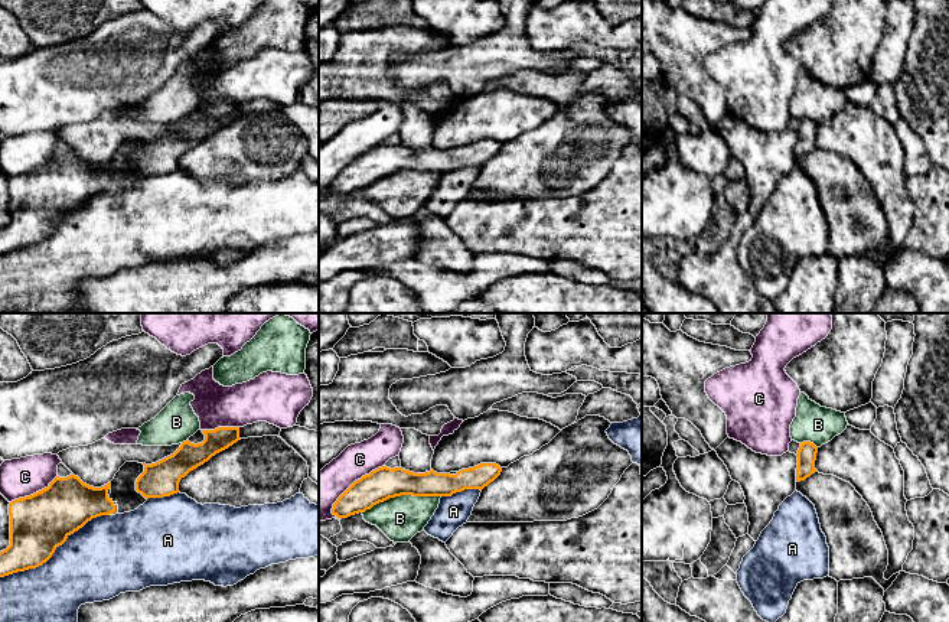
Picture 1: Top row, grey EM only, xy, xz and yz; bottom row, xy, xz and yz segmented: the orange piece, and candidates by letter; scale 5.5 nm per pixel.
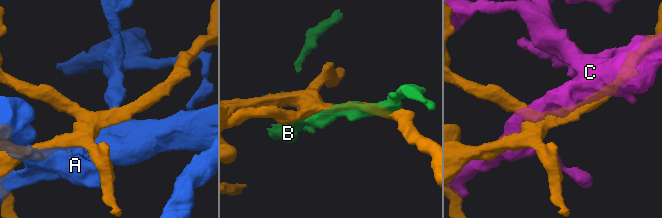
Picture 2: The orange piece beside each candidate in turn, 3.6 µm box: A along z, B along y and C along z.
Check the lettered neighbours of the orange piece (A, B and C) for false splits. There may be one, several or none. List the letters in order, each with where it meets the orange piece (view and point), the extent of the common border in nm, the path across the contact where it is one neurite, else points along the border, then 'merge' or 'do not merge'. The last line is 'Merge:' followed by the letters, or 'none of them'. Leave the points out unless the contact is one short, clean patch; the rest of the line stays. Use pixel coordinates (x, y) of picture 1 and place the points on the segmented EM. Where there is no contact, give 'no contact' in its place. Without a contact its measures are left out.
A: xy (54, 552) | 700 nm | do not merge
B: xz (401, 494) | 460 nm | do not merge
C: xz (354, 482) | 400 nm | do not merge
Merge: none of them

